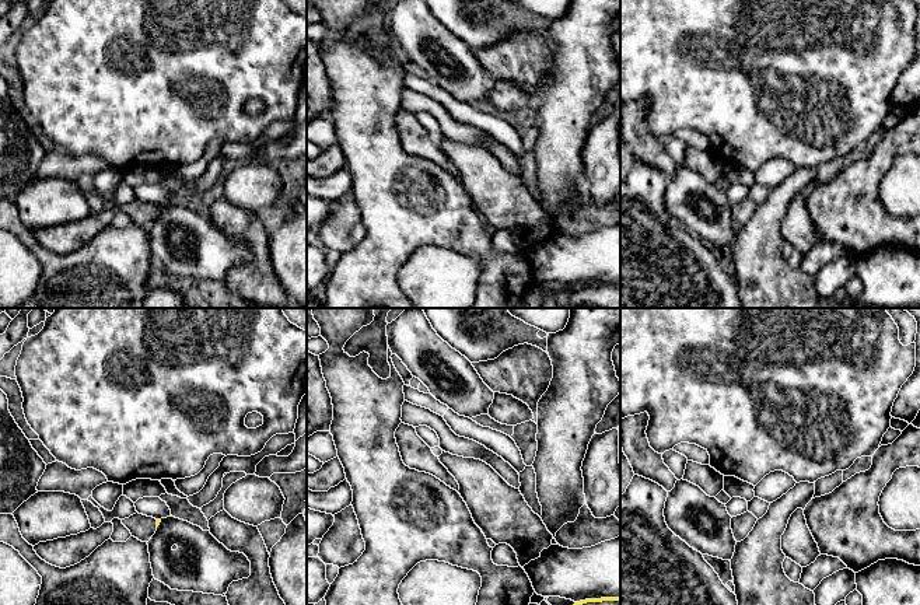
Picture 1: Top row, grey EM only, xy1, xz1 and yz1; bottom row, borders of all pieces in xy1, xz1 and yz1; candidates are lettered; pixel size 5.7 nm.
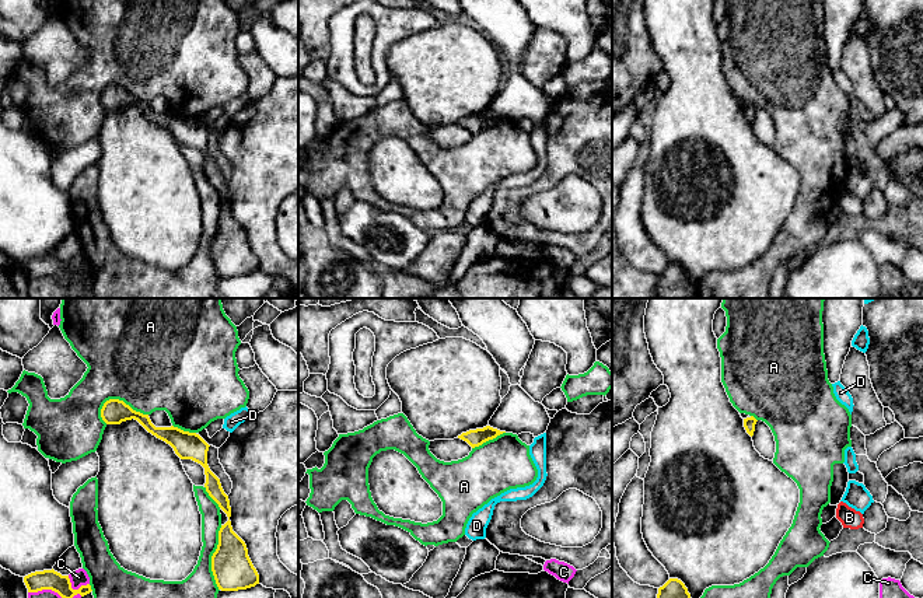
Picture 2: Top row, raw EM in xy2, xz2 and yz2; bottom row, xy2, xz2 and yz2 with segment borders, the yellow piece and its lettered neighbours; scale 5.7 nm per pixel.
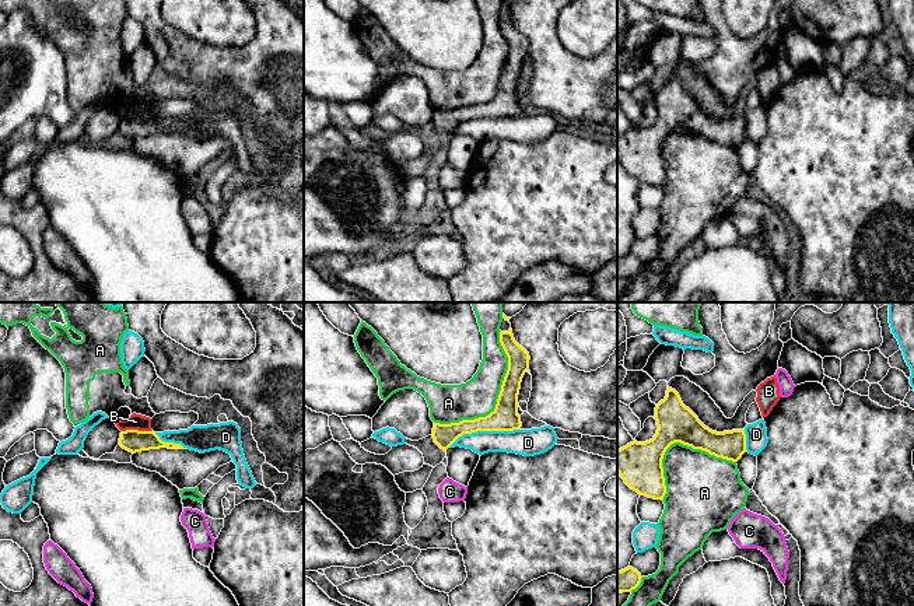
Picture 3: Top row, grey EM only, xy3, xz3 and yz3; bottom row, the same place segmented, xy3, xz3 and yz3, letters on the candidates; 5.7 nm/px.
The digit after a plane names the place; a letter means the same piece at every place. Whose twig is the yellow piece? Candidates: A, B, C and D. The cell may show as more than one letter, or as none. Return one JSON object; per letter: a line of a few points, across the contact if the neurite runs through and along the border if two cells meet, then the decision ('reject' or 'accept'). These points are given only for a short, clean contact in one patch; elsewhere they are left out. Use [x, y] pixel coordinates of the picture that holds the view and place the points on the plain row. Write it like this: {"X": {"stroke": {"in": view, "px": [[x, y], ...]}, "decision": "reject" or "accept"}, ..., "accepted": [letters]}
{"A": {"decision": "reject"}, "B": {"stroke": {"in": "xy3", "px": [[151, 116], [122, 118]]}, "decision": "reject"}, "C": {"decision": "reject"}, "D": {"decision": "reject"}, "accepted": []}

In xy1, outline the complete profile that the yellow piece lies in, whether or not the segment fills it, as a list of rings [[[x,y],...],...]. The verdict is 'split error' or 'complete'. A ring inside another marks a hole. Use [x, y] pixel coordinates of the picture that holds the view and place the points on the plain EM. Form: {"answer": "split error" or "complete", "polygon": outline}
{"answer": "split error", "polygon": [[[139,199],[122,206],[122,210],[130,217],[132,223],[141,228],[148,228],[151,225],[160,209],[161,206],[155,206]]]}

